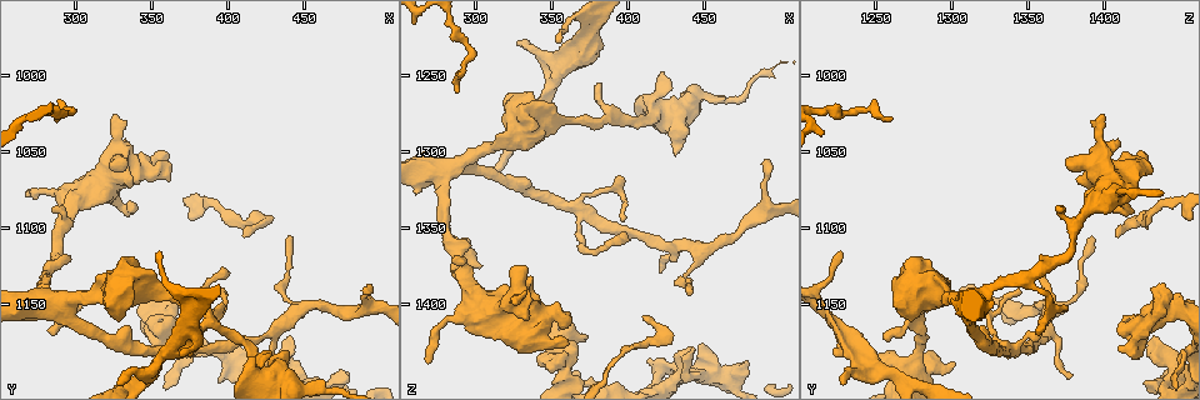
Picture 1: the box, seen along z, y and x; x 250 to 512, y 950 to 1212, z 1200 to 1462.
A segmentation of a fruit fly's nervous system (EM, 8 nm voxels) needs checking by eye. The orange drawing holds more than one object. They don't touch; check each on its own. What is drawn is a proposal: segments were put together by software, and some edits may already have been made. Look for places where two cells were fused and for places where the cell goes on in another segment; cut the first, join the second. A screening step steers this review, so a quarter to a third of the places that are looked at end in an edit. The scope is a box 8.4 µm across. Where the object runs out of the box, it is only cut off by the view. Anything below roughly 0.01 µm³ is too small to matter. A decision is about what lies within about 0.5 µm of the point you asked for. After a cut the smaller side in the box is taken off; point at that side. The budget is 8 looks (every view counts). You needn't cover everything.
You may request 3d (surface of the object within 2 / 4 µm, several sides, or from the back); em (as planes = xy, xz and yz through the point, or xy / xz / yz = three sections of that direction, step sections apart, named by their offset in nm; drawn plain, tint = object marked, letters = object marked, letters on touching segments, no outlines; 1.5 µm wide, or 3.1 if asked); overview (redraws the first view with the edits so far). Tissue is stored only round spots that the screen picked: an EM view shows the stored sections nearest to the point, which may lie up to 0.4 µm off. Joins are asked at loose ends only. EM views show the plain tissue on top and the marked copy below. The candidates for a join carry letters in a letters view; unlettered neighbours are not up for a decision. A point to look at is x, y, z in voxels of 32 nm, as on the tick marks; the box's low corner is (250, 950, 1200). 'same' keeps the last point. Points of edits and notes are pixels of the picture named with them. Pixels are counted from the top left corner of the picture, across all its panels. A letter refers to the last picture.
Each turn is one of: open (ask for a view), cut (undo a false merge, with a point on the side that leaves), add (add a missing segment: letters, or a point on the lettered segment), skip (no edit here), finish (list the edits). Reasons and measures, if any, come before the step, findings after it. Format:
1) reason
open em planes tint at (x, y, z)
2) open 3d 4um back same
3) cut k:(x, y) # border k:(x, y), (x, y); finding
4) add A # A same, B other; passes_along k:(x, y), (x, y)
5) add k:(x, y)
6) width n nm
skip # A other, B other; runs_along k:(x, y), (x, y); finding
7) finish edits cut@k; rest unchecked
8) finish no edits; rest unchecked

open 3d 2um at (426, 1170, 1360)

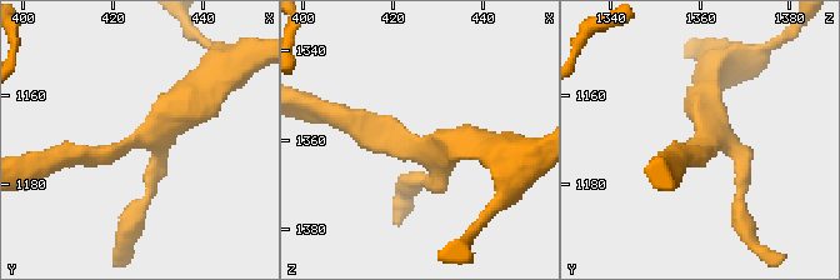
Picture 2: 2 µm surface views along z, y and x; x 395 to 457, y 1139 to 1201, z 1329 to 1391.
open em planes letters at (425, 1170, 1362)

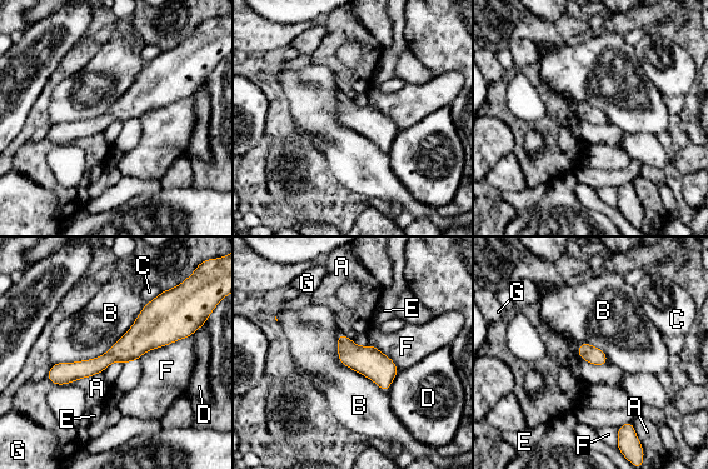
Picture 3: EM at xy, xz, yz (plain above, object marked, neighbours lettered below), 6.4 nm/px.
longest_contact B 700 nm
skip # A other, B other, C other, D other, E other, F other, G other; runs_along 3:(184, 334), (50, 375); one cell here

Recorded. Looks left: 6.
sharp bend
open 3d 4um back at (376, 1166, 1228)

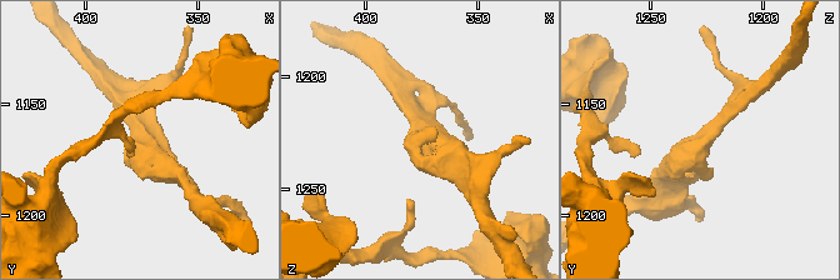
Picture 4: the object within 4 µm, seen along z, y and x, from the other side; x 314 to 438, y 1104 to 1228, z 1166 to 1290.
open em planes letters at (373, 1168, 1227)

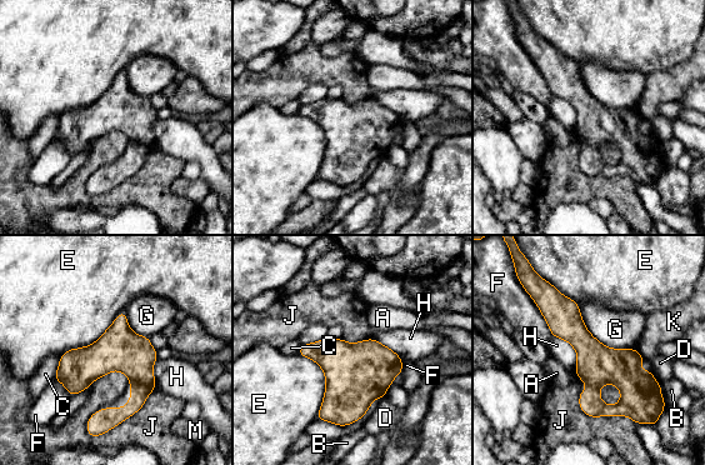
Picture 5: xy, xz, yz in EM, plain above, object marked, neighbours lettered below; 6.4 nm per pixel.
skip # A other, B other, C other, D other, E other, F other, G other, H other, J other, K other, M other; runs_along 5:(541, 305), (606, 365), (655, 391); all the same cell

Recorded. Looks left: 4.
an open end
open em planes letters at (422, 1190, 1246)

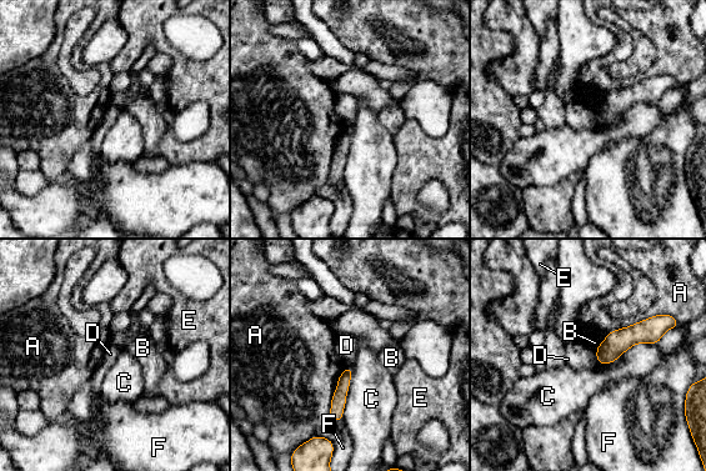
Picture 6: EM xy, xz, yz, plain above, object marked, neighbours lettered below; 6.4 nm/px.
skip # A other, B other, C other, D other, E other, F other; border 6:(595, 349), (597, 362); no lettered segment goes on from it

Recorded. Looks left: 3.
finish no edits; rest unchecked

